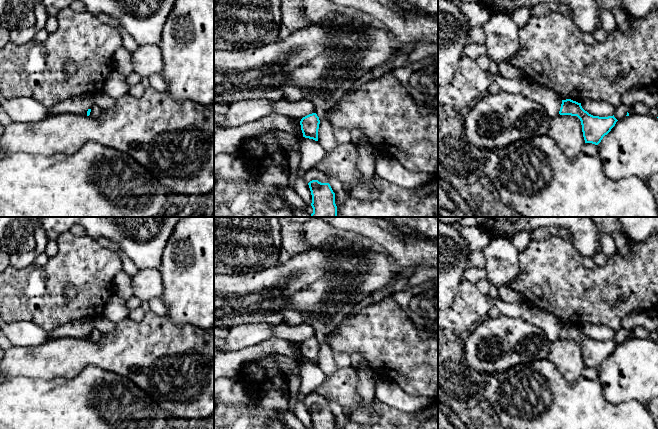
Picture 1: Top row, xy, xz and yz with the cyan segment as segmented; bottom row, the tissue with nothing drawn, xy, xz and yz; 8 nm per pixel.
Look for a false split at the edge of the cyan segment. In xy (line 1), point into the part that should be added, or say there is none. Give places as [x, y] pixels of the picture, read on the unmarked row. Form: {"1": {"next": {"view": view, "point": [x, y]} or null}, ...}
{"1": {"next": null}}

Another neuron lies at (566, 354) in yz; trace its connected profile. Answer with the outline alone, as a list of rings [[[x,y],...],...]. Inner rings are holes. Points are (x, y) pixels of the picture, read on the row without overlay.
[[[559,338],[552,343],[548,359],[570,383],[577,381],[585,368],[581,345],[577,340]]]

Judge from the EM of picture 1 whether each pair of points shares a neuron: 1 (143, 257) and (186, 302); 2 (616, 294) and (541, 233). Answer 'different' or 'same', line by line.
1: different
2: different

